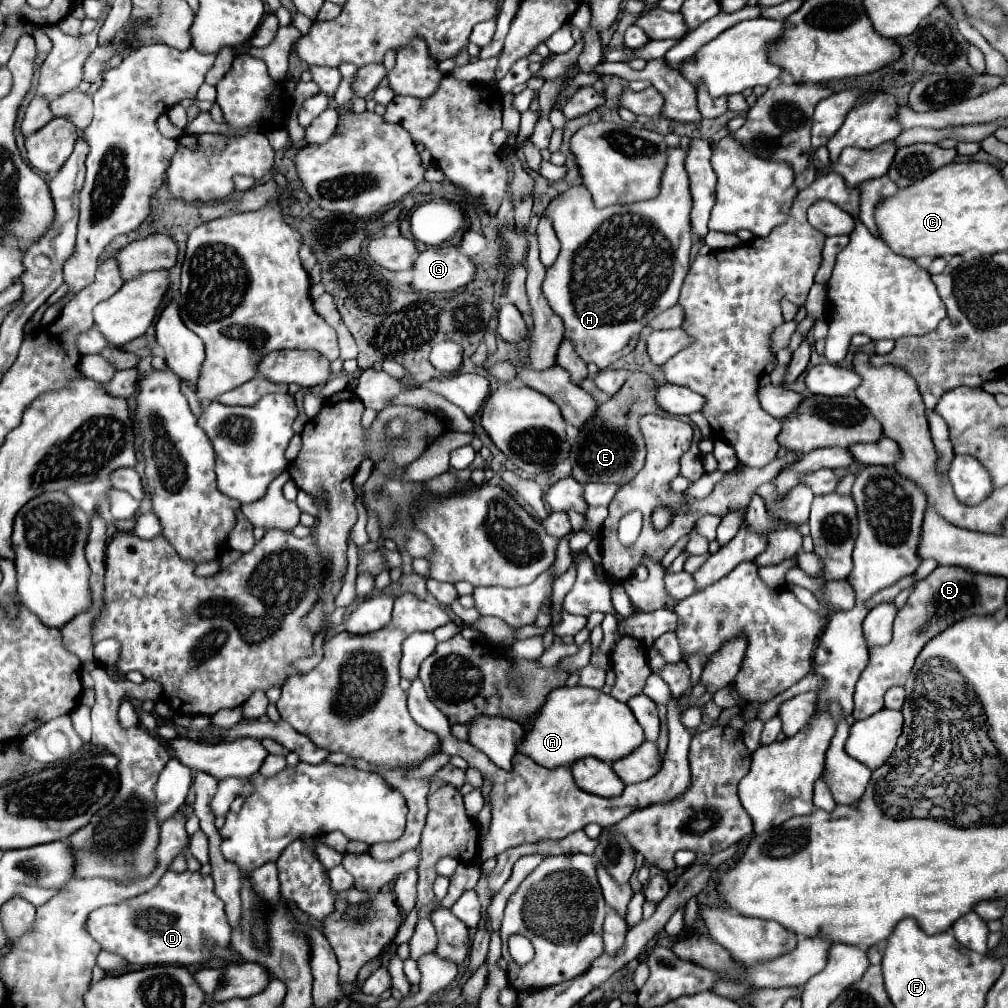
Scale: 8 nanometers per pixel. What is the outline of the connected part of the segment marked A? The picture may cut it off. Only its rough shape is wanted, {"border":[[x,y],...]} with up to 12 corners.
{"border":[[556,688],[520,740],[546,768],[614,762],[644,742],[632,710]]}

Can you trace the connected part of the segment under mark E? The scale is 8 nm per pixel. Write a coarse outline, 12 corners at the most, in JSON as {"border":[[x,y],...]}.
{"border":[[634,370],[578,434],[574,478],[630,482],[644,464],[640,408],[658,382]]}

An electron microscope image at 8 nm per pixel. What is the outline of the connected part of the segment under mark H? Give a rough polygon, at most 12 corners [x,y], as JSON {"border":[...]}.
{"border":[[668,148],[652,200],[572,186],[542,292],[604,370],[678,302],[692,198]]}

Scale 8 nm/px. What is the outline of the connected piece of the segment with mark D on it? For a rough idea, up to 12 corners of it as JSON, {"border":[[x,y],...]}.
{"border":[[212,876],[94,910],[86,930],[130,964],[198,964],[230,944]]}

